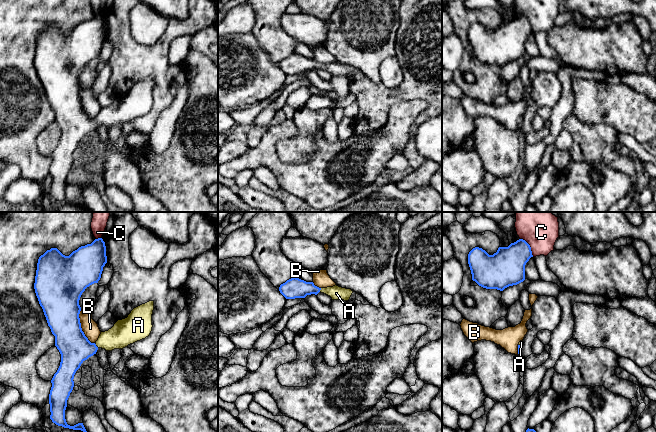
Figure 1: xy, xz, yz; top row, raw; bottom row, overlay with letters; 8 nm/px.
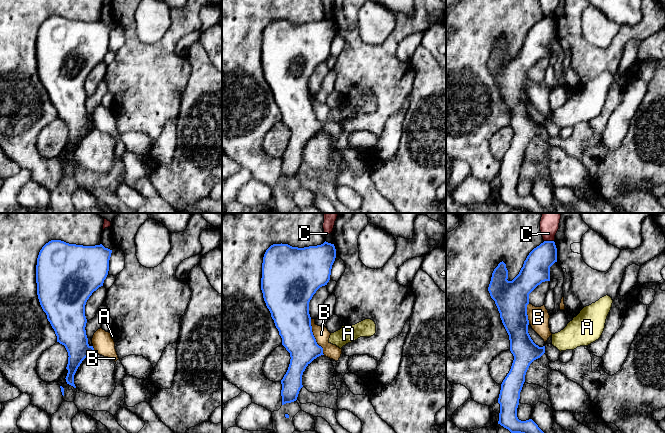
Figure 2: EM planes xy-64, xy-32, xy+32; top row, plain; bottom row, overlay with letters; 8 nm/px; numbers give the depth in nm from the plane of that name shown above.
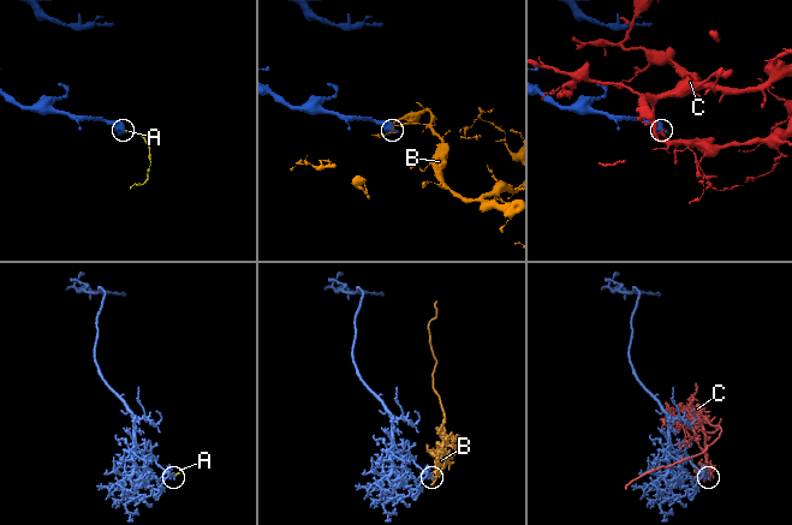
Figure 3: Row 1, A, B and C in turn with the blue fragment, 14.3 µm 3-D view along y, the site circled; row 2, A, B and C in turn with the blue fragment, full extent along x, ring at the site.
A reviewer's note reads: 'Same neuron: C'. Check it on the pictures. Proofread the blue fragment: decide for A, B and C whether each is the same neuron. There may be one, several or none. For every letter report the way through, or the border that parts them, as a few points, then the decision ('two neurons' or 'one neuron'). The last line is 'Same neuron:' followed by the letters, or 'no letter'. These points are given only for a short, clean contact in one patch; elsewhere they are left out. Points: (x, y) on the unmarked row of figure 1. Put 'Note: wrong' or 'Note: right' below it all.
A: runs through xy (74, 123), (95, 121), (116, 114), (123, 109); one neuron
B: two neurons
C: border along yz (520, 14), (529, 21), (533, 32); two neurons
Same neuron: A
Note: wrong

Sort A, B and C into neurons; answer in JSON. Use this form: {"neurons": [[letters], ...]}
{"neurons": [["A"], ["B"], ["C"]]}

